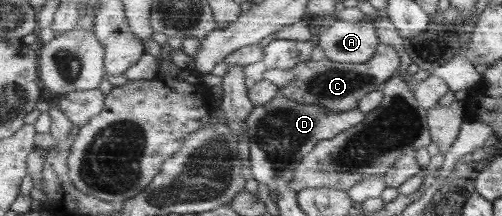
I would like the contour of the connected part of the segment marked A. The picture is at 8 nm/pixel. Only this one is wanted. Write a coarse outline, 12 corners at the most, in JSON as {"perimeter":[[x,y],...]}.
{"perimeter":[[337,19],[318,38],[334,62],[370,61],[380,44],[369,22]]}

